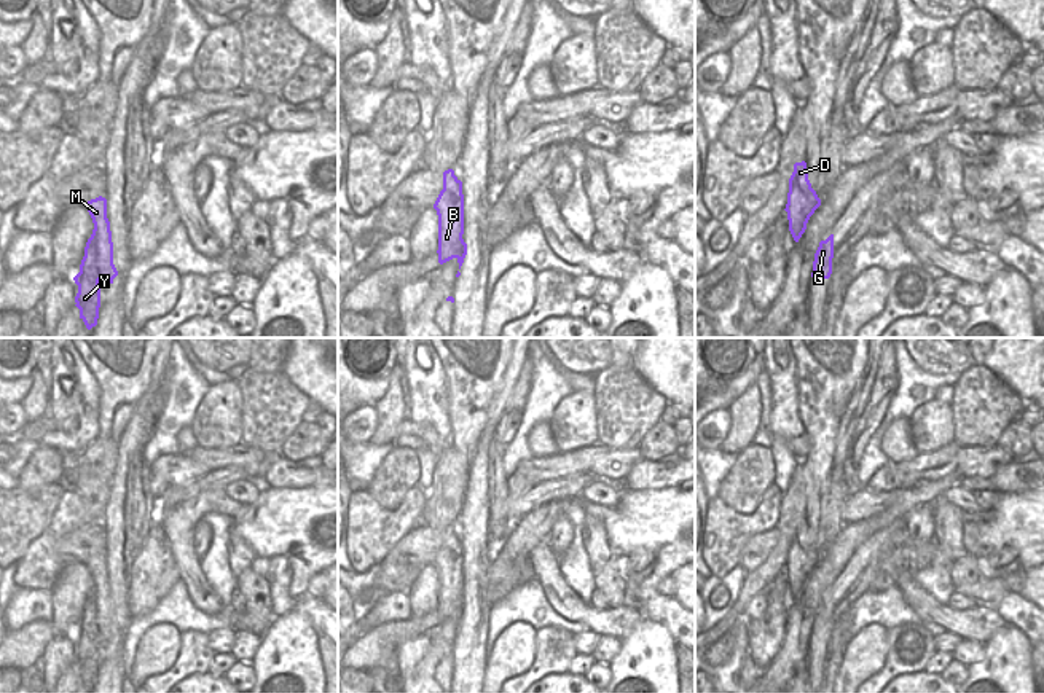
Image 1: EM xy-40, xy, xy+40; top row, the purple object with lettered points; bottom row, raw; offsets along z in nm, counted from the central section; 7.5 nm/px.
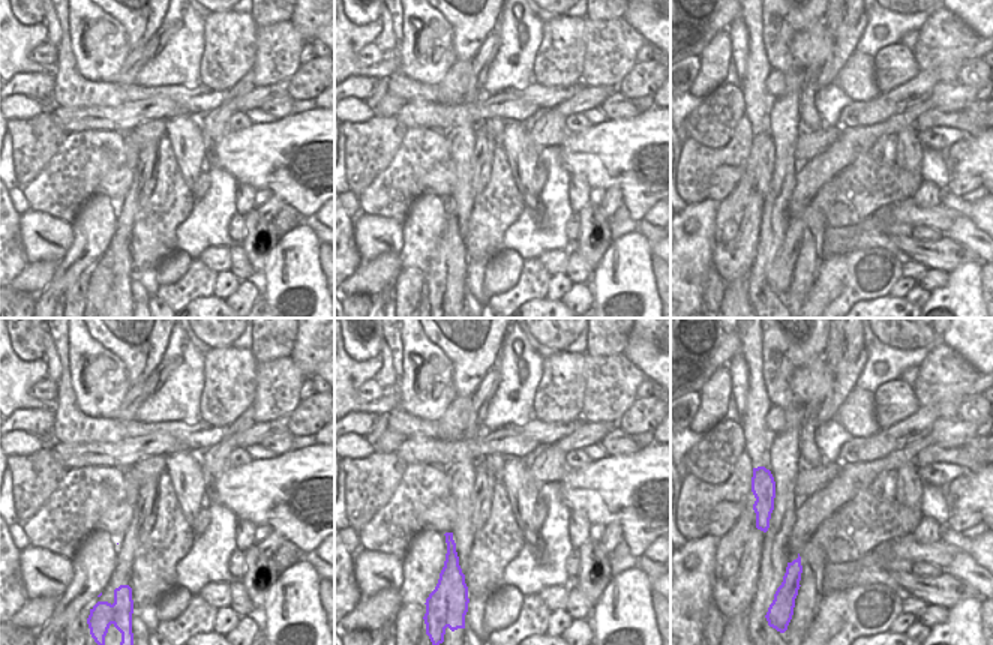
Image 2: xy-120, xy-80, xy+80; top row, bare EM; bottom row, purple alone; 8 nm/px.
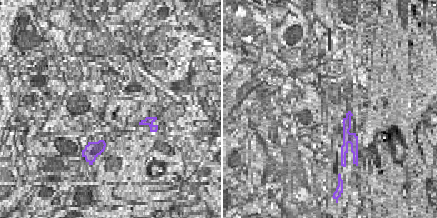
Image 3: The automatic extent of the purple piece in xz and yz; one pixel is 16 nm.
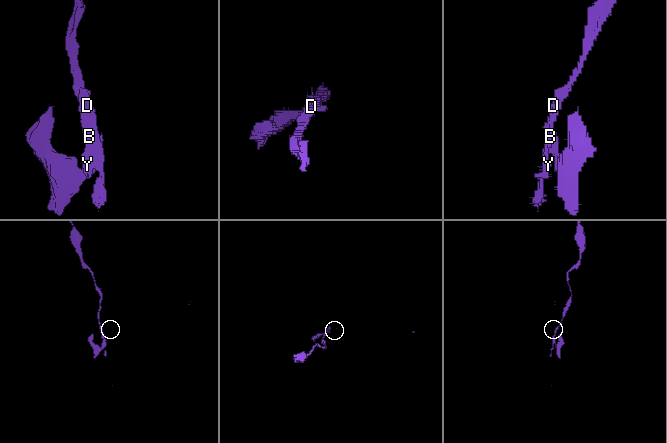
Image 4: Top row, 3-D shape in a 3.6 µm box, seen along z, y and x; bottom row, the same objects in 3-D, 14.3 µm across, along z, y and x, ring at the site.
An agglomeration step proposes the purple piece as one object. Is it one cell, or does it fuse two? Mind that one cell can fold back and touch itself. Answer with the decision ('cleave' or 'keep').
cleave

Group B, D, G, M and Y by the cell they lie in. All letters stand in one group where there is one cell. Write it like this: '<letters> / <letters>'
B D M Y / G

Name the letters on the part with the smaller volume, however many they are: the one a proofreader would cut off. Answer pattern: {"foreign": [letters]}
{"foreign": ["G"]}

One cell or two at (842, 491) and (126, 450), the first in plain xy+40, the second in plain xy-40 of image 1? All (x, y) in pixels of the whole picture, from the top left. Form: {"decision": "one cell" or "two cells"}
{"decision": "one cell"}

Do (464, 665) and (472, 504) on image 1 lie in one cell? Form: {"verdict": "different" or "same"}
{"verdict": "same"}

